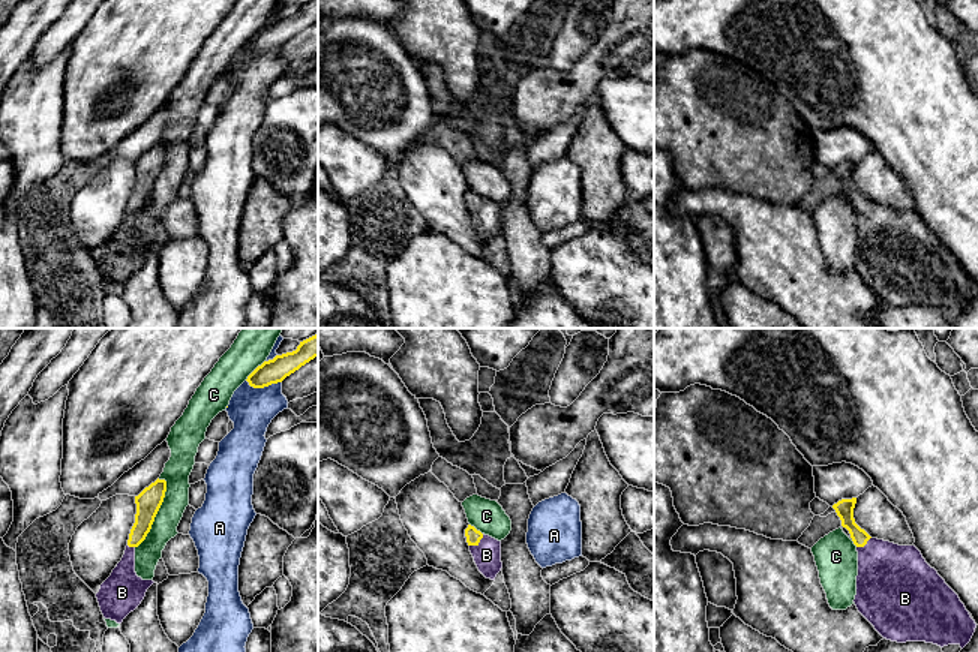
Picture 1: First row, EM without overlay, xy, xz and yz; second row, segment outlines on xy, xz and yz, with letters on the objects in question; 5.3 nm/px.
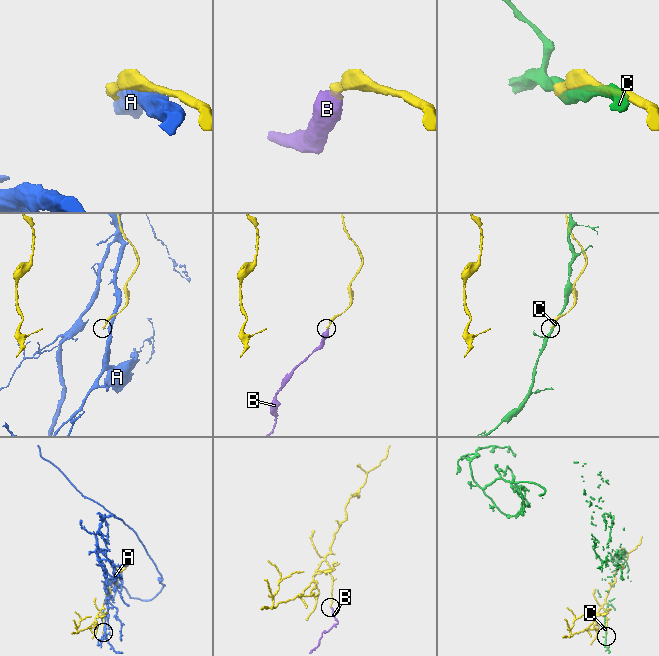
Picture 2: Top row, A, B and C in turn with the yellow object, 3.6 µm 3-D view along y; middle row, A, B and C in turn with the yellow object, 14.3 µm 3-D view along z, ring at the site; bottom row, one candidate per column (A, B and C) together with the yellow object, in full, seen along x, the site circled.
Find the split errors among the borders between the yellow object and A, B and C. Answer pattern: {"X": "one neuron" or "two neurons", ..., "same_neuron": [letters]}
{"A": "two neurons", "B": "one neuron", "C": "two neurons", "same_neuron": ["B"]}

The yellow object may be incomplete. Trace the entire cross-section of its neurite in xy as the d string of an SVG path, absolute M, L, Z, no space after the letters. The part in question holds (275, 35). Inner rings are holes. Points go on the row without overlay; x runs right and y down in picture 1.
M312 0L297 10L296 15L276 19L264 25L249 40L248 46L254 52L264 52L282 46L286 40L318 21L318 0Z

